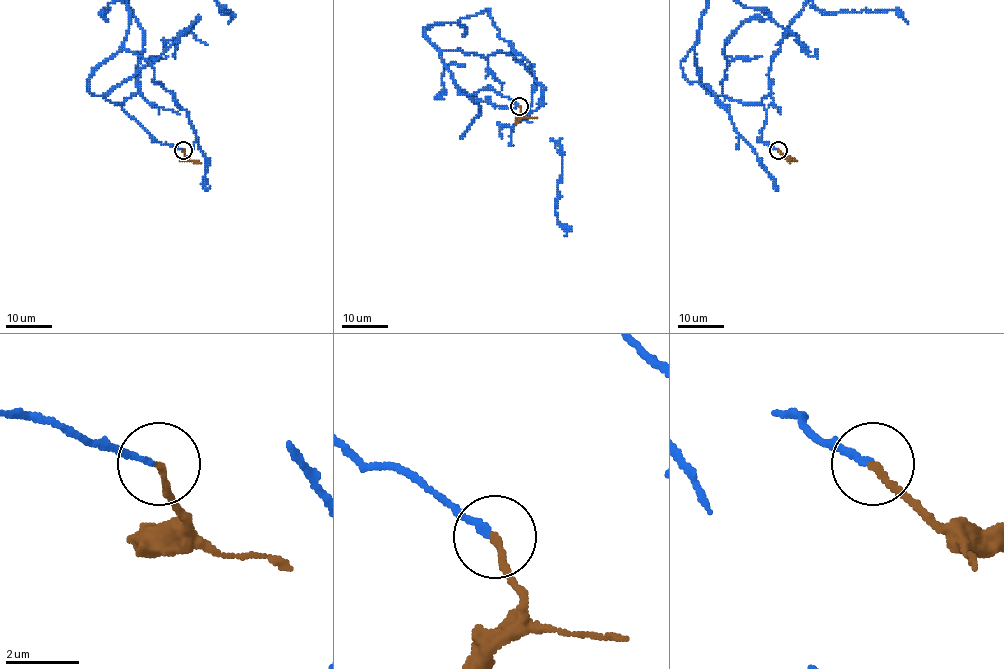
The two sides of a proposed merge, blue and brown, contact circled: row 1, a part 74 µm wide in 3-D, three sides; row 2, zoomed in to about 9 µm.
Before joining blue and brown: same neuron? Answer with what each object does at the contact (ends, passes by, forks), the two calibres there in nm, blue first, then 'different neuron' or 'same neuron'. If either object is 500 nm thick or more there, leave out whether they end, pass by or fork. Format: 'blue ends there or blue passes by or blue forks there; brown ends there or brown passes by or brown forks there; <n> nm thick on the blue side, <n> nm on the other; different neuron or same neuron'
blue ends there; brown ends there; 160 nm thick on the blue side, 180 nm on the other; same neuron

